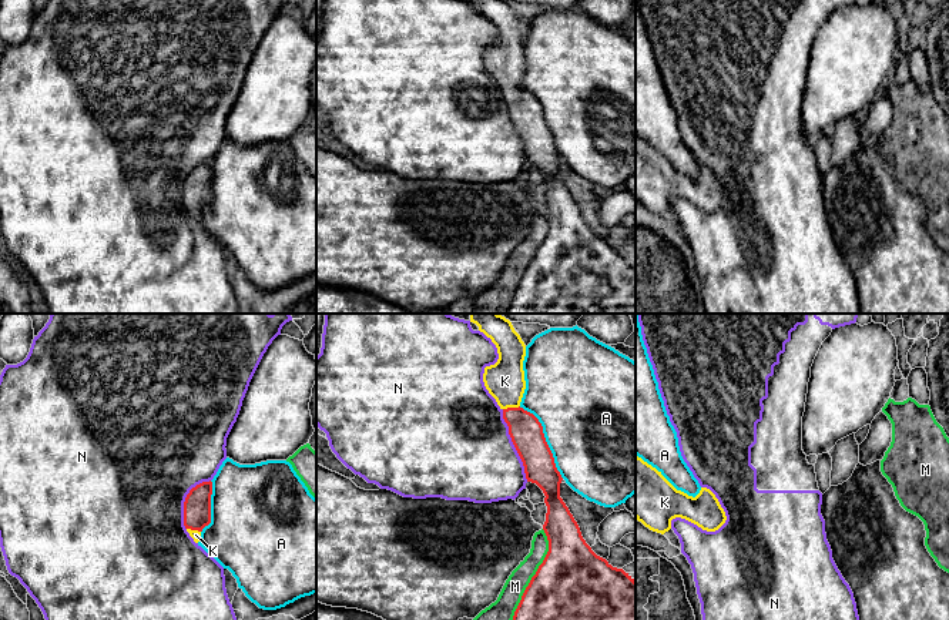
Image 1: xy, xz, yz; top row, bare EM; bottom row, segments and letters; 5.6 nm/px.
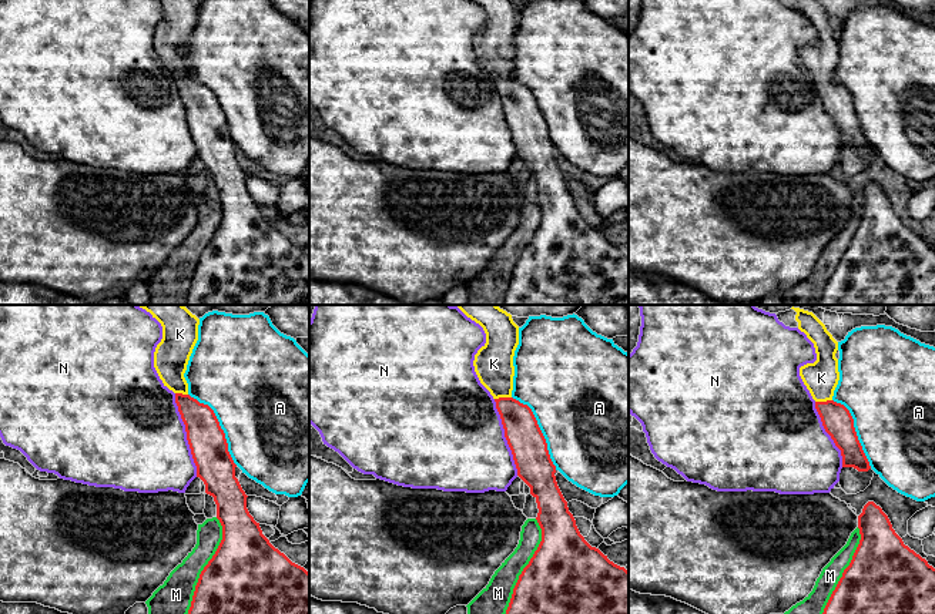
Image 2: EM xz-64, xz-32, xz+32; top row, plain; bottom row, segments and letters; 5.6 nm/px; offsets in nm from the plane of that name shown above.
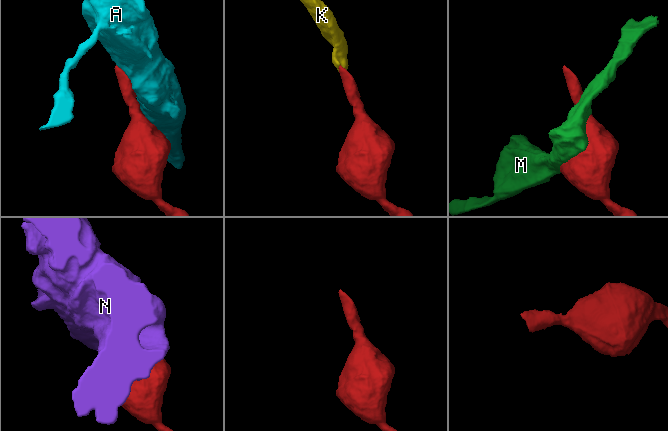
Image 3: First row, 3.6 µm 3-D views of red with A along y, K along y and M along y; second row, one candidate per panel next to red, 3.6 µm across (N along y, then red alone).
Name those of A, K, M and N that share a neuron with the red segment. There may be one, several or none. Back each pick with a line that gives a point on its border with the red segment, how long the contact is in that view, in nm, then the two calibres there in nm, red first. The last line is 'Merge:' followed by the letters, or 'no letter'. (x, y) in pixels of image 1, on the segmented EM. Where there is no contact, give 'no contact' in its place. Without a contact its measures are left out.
K: contact xz (510, 408); length 100 nm; calibres 190 and 220 nm
Merge: K

